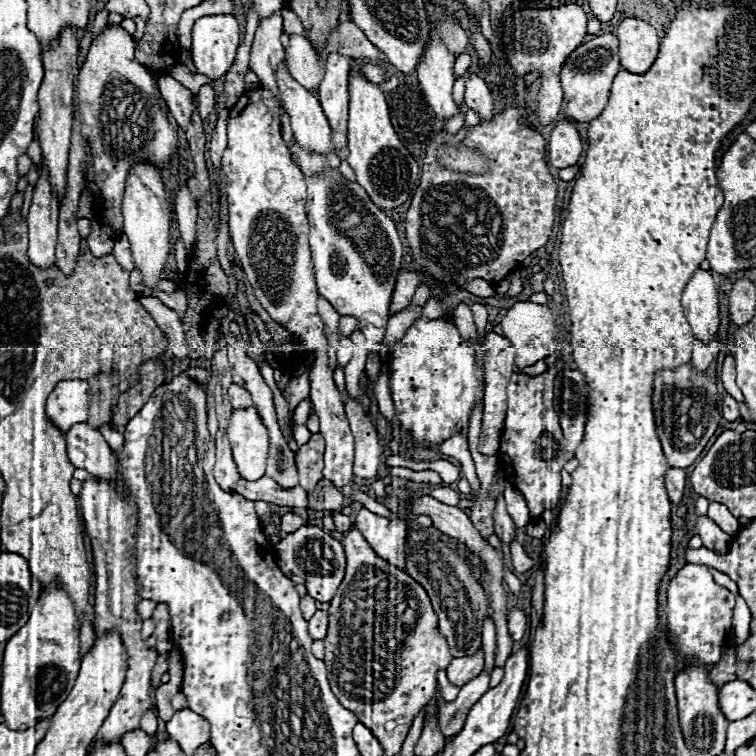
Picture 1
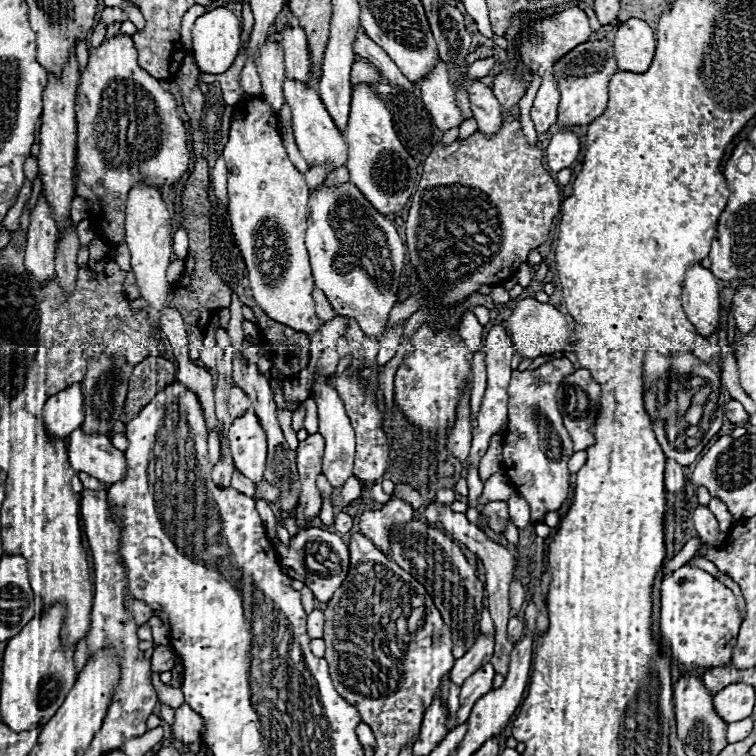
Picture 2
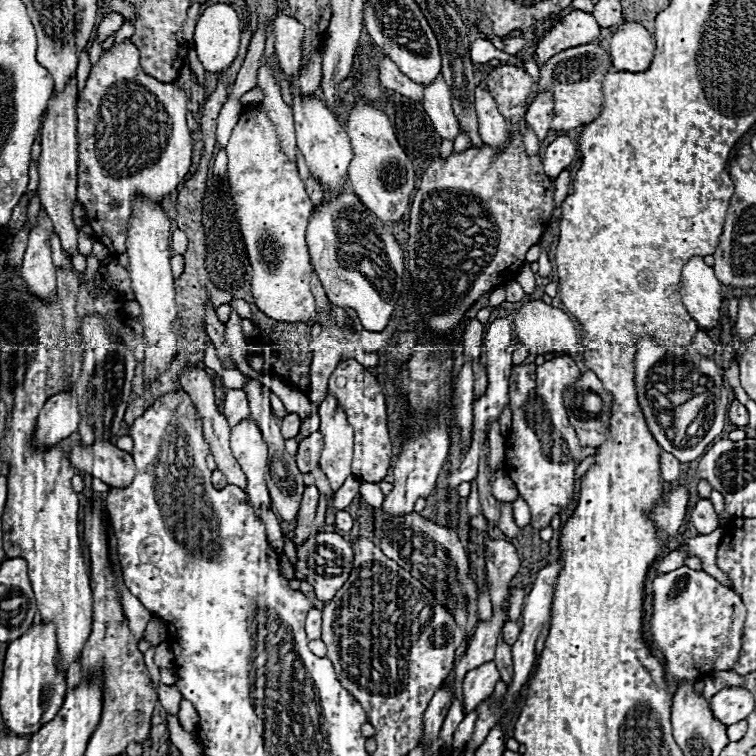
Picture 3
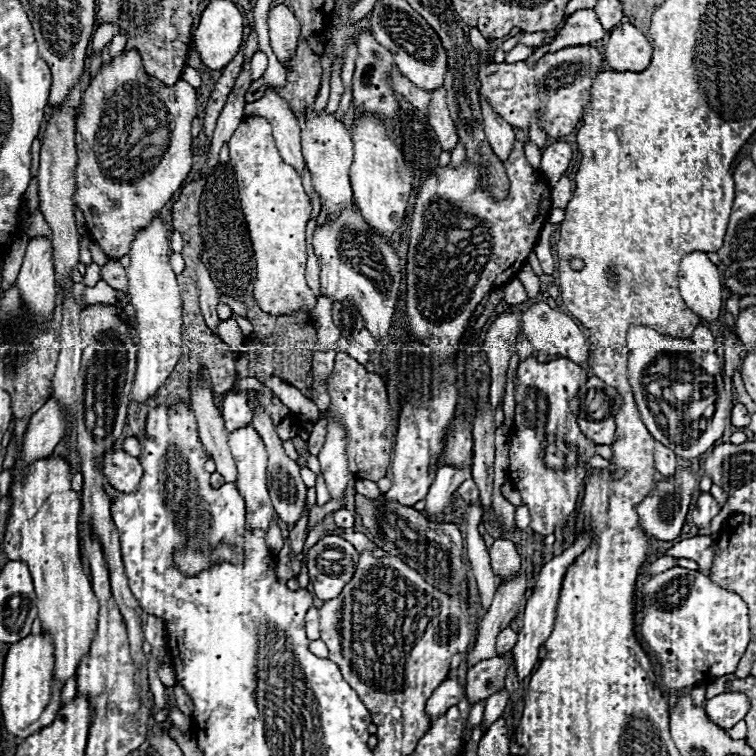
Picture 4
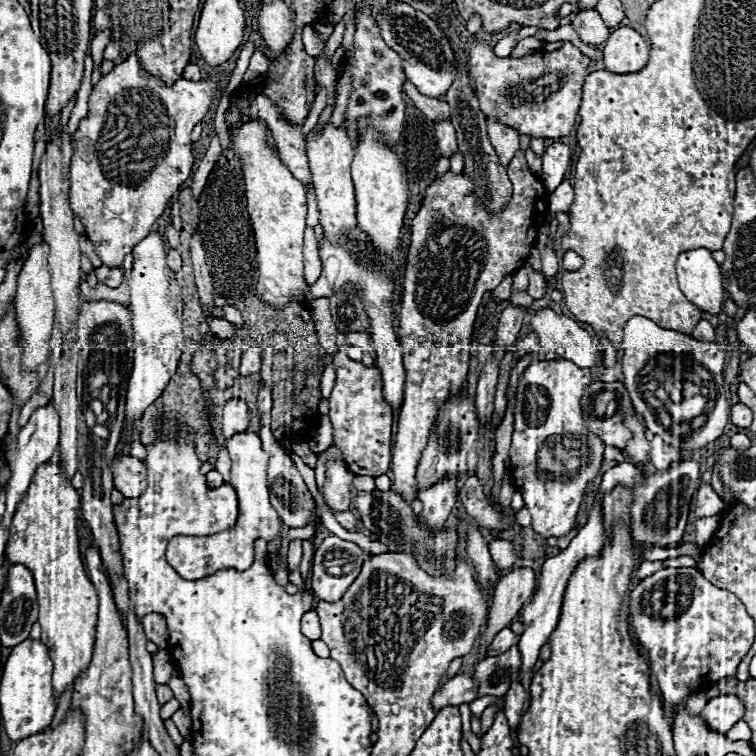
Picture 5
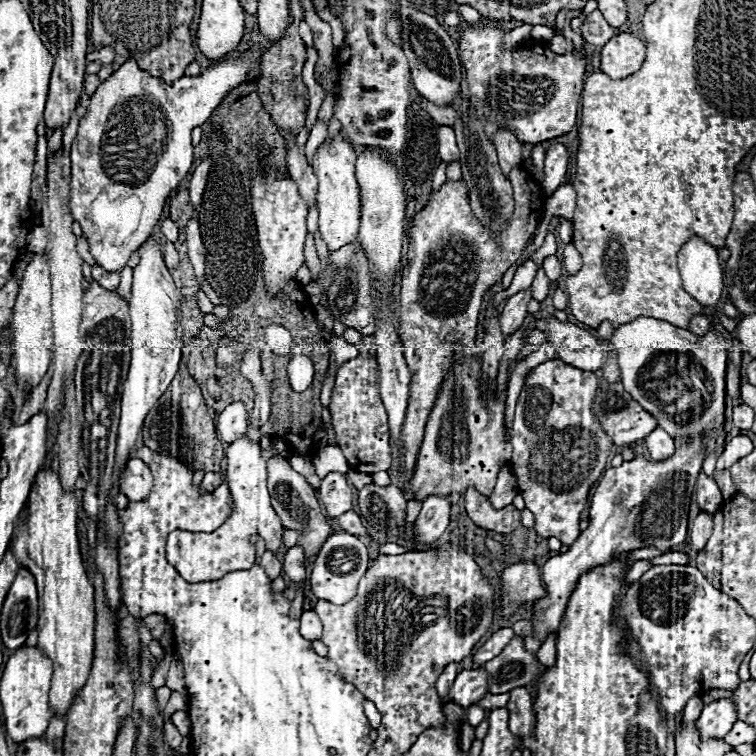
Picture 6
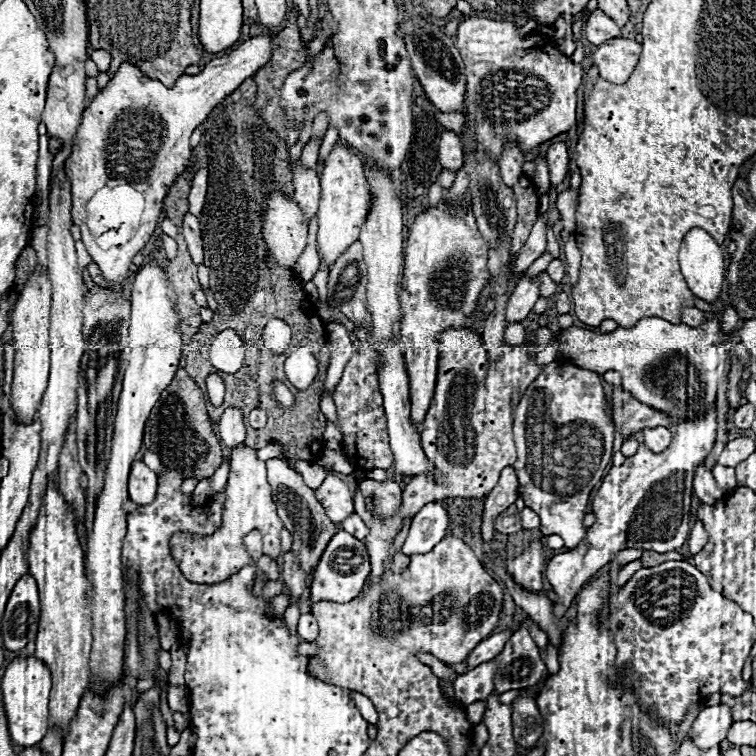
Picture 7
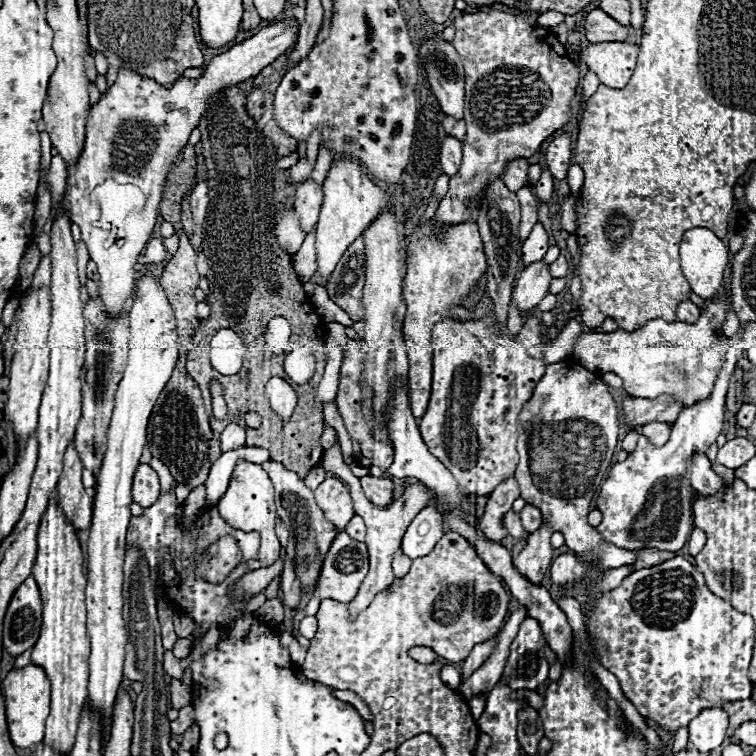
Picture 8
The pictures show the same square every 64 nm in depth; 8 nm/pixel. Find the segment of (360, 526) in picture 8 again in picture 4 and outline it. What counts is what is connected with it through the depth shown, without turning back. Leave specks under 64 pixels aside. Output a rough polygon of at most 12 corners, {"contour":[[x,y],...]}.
{"contour":[[346,508],[334,512],[334,522],[344,530],[354,528],[354,514]]}

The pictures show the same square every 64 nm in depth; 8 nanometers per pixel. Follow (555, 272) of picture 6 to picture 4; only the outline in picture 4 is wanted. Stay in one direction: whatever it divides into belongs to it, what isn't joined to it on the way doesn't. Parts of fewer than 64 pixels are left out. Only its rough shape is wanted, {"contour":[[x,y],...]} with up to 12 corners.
{"contour":[[552,226],[540,232],[536,254],[544,274],[554,274],[554,256],[550,252]]}

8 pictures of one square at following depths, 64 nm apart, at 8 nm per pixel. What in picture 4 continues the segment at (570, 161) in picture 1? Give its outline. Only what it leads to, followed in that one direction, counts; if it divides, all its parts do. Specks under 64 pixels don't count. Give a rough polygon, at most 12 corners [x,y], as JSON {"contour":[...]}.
{"contour":[[568,142],[544,148],[540,172],[550,188],[572,158]]}

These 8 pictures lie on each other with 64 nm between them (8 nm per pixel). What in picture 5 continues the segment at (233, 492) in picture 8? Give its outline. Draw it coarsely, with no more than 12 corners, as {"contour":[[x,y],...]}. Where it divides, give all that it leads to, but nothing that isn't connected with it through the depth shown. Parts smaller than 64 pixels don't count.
{"contour":[[240,432],[226,442],[240,514],[212,536],[168,542],[186,580],[246,570],[254,540],[282,522],[268,500],[268,454]]}

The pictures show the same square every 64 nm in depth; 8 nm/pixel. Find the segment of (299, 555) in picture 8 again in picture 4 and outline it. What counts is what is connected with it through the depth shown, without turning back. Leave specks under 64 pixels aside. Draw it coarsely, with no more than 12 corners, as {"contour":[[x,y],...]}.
{"contour":[[258,402],[252,426],[268,450],[268,490],[278,516],[294,526],[306,508],[300,468],[284,454]]}

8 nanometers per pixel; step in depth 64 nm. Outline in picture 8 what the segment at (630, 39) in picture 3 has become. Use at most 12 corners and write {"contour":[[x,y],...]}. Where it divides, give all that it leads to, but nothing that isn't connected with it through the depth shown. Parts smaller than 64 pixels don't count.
{"contour":[[600,42],[582,60],[602,84],[624,88],[638,46]]}

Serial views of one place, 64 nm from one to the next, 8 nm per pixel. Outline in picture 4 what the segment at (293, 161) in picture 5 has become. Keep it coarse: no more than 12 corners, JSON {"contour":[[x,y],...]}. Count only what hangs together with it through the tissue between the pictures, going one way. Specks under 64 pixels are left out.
{"contour":[[272,88],[244,106],[244,114],[272,124],[282,160],[302,174],[300,126]]}

